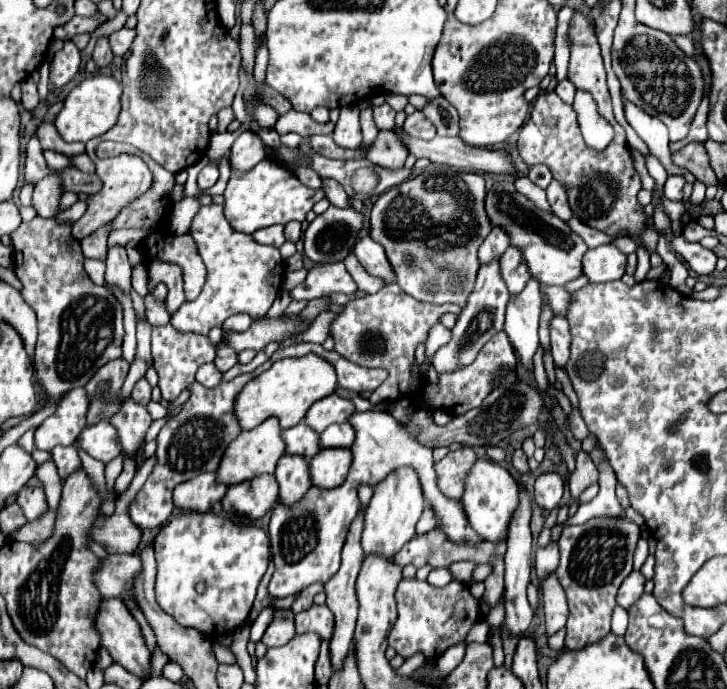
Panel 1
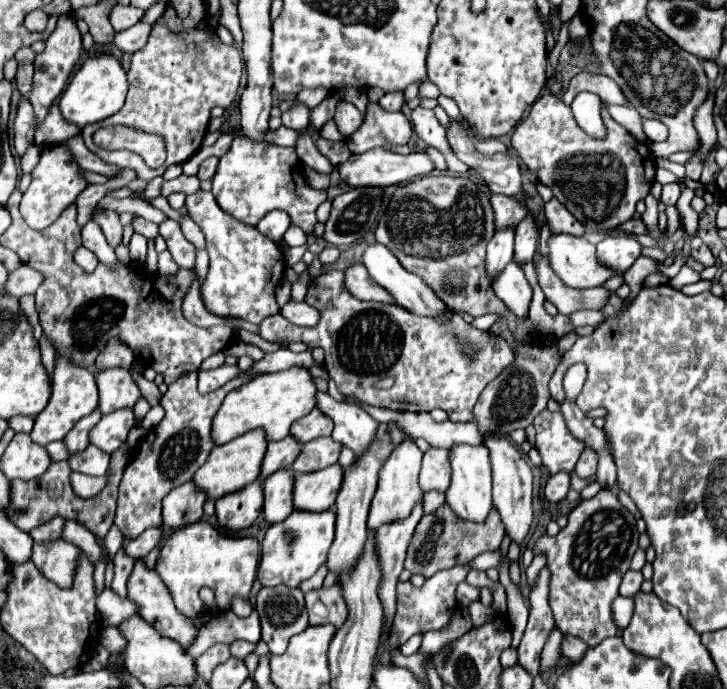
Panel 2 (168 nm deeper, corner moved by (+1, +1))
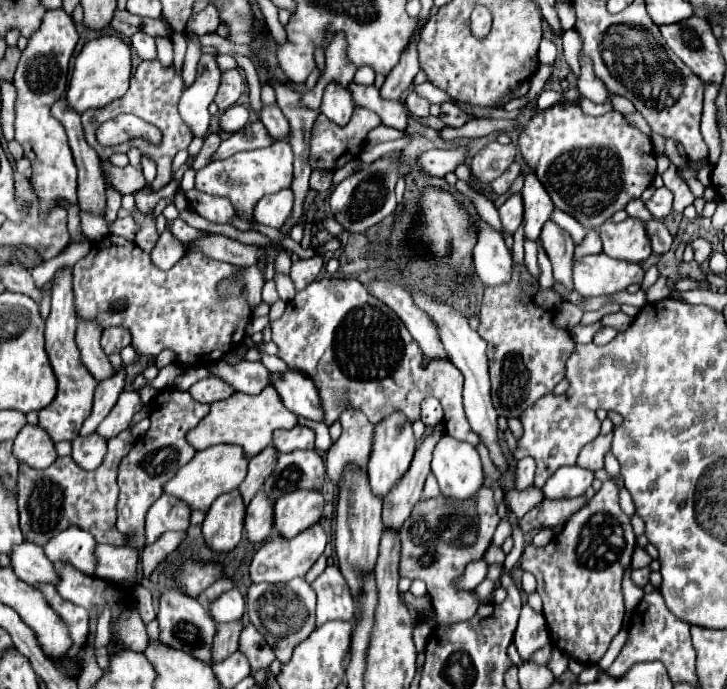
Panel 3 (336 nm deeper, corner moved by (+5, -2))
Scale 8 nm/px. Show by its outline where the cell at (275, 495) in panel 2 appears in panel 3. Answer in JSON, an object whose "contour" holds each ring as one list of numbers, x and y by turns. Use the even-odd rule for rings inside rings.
{"contour":[[258,491,256,497,250,501,246,507,246,517,244,517,244,531,246,539,256,545,266,541,272,535,272,501,268,501,264,491]]}

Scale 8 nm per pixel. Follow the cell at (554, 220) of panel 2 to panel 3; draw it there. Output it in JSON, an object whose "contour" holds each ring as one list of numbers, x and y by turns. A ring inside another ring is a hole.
{"contour":[[548,221,540,233,542,245,552,261,554,279,572,293,572,255,574,255,574,241,572,237,558,227,554,221]]}

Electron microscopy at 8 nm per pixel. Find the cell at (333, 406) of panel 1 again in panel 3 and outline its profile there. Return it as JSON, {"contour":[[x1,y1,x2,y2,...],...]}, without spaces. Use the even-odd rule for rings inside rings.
{"contour":[[296,425,294,429,278,429,274,433,272,445,278,453,290,453,296,449,314,449,314,431,308,427]]}

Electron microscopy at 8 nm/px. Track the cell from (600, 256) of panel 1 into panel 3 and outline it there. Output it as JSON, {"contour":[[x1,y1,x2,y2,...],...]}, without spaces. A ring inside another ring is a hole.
{"contour":[[628,217,622,223,606,221,598,233,604,243,604,253,614,259,640,263,652,253,652,243,642,219]]}

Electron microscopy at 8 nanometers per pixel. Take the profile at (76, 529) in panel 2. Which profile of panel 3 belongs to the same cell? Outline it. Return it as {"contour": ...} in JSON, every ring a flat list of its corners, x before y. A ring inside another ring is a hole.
{"contour":[[98,545,96,549,98,569,96,577,106,581,130,581,138,583,138,549,134,547,112,547]]}

